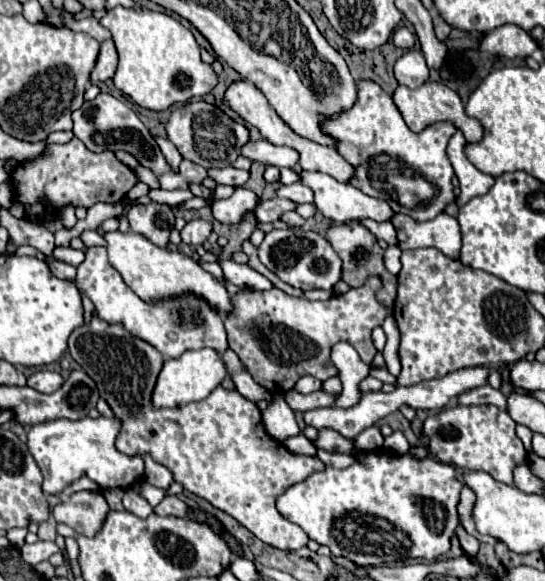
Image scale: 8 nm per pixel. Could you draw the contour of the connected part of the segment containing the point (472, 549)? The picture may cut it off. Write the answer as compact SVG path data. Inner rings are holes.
M458 526L456 534L458 534L458 540L460 540L460 546L462 546L464 554L468 554L468 556L474 558L478 554L478 550L480 550L480 542L476 538L472 538L470 534L466 534L464 526Z

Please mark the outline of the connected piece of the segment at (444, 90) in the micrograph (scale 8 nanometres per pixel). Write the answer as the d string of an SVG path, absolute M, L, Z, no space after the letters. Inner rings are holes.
M426 82L426 84L422 84L422 86L416 88L416 90L410 90L410 88L406 88L406 86L398 86L392 98L394 98L394 104L396 104L396 108L400 110L406 126L408 126L412 132L422 132L424 128L428 128L428 126L432 126L432 124L436 124L436 122L452 122L452 124L464 134L466 142L476 144L476 142L482 140L482 126L478 124L478 120L466 116L460 96L458 96L456 92L452 92L448 86L444 86L444 84Z

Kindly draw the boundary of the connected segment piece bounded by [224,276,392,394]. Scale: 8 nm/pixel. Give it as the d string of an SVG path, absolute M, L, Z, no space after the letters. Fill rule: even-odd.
M368 276L362 286L350 288L346 294L336 294L326 302L292 298L278 288L268 292L242 290L232 298L234 312L224 318L228 348L238 354L254 382L272 394L286 394L308 374L320 382L338 376L336 366L330 364L330 350L336 342L352 344L362 362L370 364L378 352L370 332L392 314L392 310L376 298L380 288L382 280L378 276Z

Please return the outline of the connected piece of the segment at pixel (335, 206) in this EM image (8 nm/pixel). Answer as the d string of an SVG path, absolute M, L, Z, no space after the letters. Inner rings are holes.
M302 170L300 176L302 176L302 182L314 190L314 204L324 214L324 218L328 218L328 220L342 222L342 224L352 222L352 220L364 220L364 218L370 218L370 220L376 220L376 222L388 222L394 216L392 208L384 200L370 198L360 188L356 188L352 184L342 184L342 182L334 180L332 176L320 174L320 172Z

